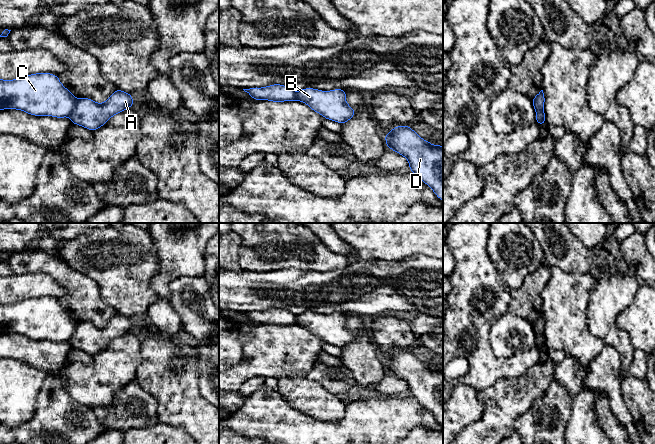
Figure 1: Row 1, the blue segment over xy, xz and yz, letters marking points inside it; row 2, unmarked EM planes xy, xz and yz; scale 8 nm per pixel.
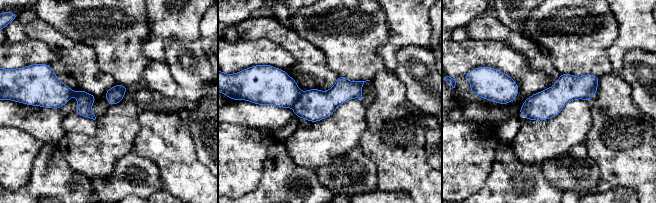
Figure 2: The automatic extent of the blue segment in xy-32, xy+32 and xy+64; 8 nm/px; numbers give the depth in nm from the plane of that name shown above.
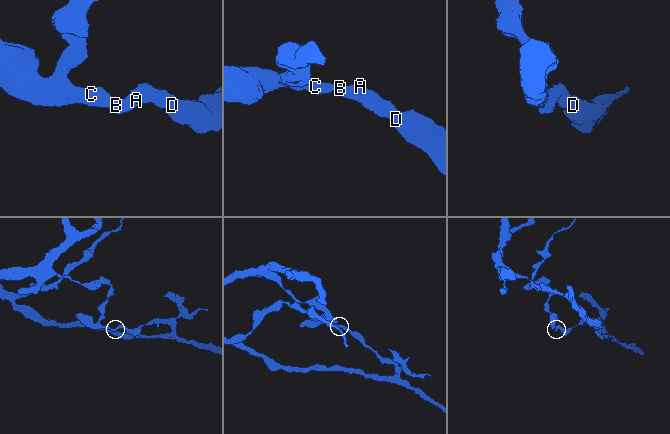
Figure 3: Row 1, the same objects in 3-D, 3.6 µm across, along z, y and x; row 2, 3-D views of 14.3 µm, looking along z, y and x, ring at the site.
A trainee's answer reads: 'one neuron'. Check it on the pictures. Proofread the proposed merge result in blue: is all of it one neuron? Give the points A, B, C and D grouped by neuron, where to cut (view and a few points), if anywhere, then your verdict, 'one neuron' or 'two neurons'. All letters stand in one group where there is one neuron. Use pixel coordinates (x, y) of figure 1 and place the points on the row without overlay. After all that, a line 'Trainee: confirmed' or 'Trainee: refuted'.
A B D / C; cut in xy along (78, 323), (68, 340); two neurons
Trainee: refuted

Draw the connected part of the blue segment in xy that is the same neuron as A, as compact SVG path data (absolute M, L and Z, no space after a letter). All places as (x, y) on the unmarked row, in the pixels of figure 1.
M116 313L104 327L97 327L90 322L79 322L69 341L73 348L96 355L112 340L133 329L130 317Z

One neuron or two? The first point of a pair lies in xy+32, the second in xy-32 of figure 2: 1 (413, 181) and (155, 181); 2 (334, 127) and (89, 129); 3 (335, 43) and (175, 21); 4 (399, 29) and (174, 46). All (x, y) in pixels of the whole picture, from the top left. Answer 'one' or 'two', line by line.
1: two
2: two
3: two
4: two

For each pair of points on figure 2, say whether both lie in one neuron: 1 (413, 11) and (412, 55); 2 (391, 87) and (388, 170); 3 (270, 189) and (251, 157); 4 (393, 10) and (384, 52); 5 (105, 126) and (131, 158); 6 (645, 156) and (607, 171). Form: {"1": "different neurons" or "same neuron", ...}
{"1": "different neurons", "2": "same neuron", "3": "different neurons", "4": "same neuron", "5": "different neurons", "6": "same neuron"}

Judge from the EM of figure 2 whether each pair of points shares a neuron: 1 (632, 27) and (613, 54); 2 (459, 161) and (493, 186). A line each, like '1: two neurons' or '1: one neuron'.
1: one neuron
2: two neurons

